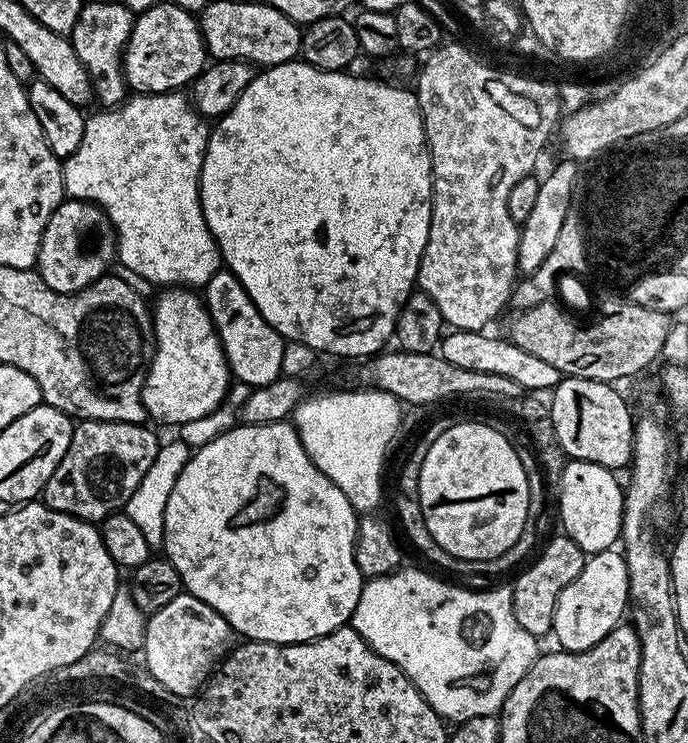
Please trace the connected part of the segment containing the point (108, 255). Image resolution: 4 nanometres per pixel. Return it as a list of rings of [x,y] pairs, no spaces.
[[[65,198],[54,214],[50,214],[50,222],[46,222],[35,271],[40,273],[42,282],[46,282],[50,290],[77,292],[105,275],[117,256],[116,230],[108,215],[89,200]]]

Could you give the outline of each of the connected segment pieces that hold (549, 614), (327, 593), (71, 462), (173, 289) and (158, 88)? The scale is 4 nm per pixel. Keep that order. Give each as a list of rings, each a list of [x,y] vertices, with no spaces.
[[[567,534],[559,535],[544,549],[539,549],[540,557],[517,578],[516,584],[511,585],[514,618],[518,618],[522,630],[537,638],[543,638],[544,635],[547,637],[551,633],[556,596],[562,594],[562,590],[570,586],[570,582],[574,582],[578,574],[582,574],[582,566],[586,559],[586,553]]]
[[[241,423],[214,438],[206,446],[195,449],[184,463],[182,474],[178,474],[178,482],[174,482],[174,490],[170,490],[170,502],[166,502],[162,552],[181,576],[187,595],[197,596],[206,602],[206,606],[222,614],[233,633],[240,635],[241,632],[249,641],[262,644],[301,644],[345,627],[352,619],[354,606],[358,606],[362,577],[354,558],[357,519],[358,513],[346,494],[342,494],[342,490],[338,490],[338,486],[334,486],[334,482],[330,482],[330,478],[322,474],[318,466],[314,466],[310,454],[306,454],[302,446],[300,435],[291,423]]]
[[[81,420],[73,427],[70,446],[54,474],[46,482],[43,503],[50,510],[77,516],[79,520],[99,522],[110,512],[123,509],[138,482],[154,463],[162,440],[144,424],[127,424],[117,420]]]
[[[168,286],[161,291],[164,293],[160,297],[155,297],[152,327],[156,334],[156,353],[140,391],[149,417],[173,426],[210,414],[210,410],[223,402],[230,387],[228,359],[208,306],[192,291],[188,286]]]
[[[158,2],[136,17],[124,48],[124,81],[136,94],[174,92],[191,85],[209,60],[199,19],[173,2]]]

